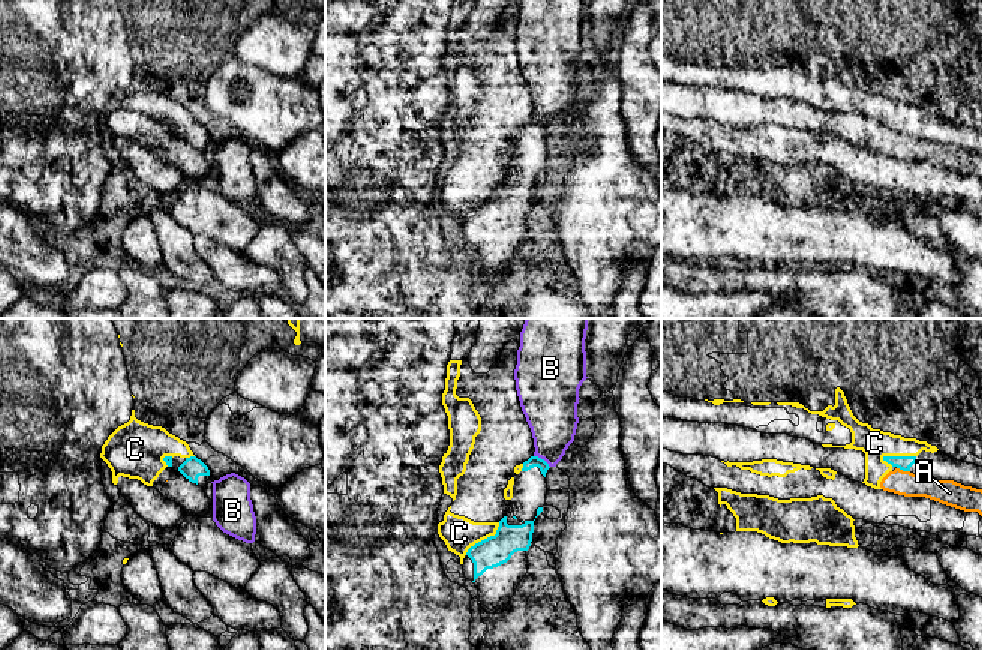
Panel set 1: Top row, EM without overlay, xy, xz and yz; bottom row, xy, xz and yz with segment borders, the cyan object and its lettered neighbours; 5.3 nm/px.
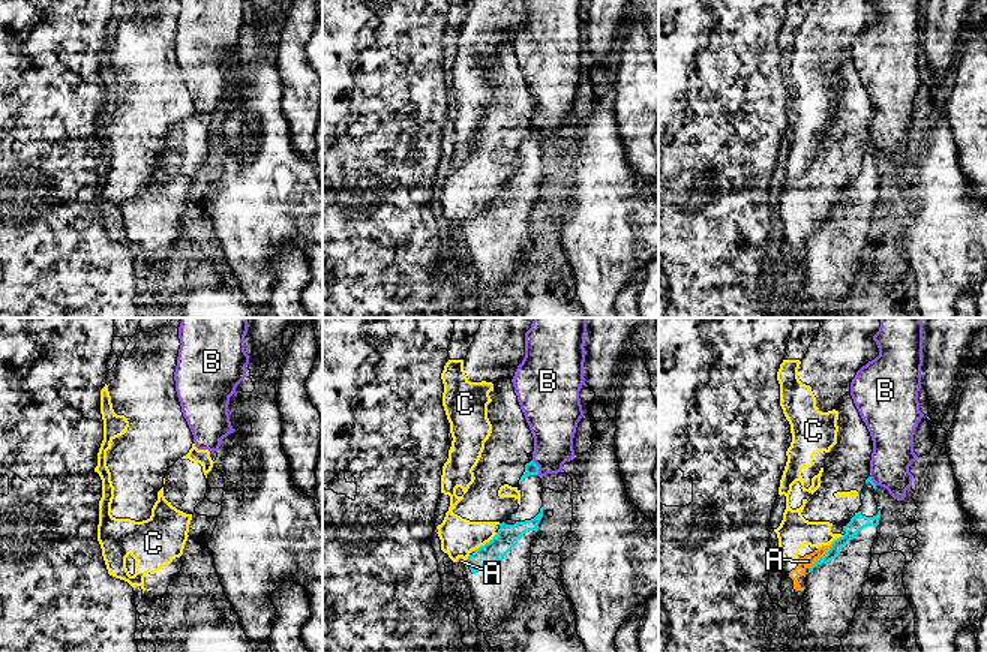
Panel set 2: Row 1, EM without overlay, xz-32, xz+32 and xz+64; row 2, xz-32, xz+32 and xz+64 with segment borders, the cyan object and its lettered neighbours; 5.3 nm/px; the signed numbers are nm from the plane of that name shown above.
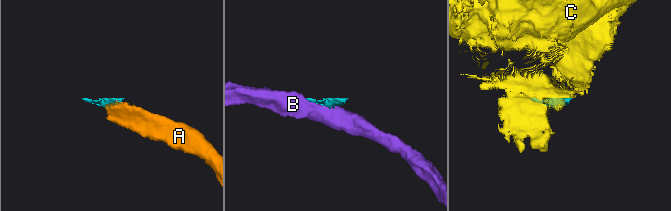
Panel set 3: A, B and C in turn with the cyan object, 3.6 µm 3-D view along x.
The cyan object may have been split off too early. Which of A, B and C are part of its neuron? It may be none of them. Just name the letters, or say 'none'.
none

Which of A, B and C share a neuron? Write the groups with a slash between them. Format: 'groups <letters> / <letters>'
groups A / B / C

